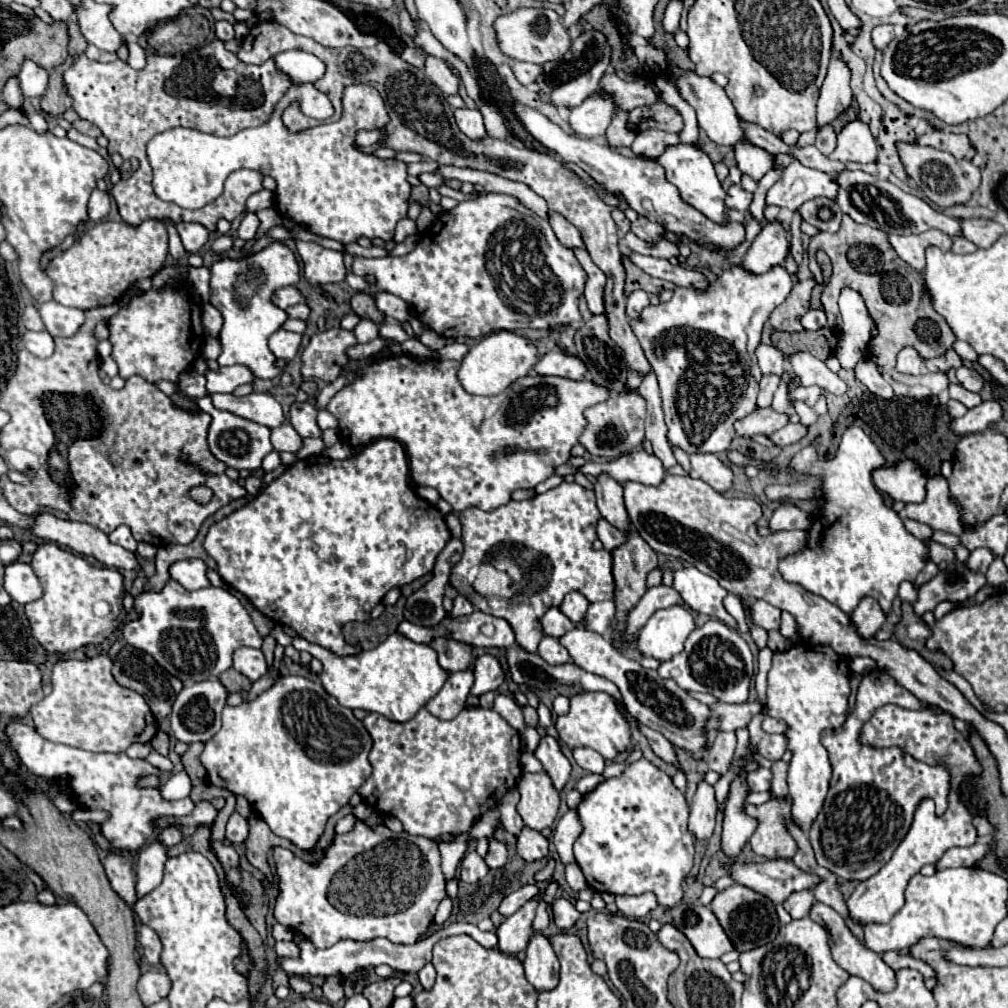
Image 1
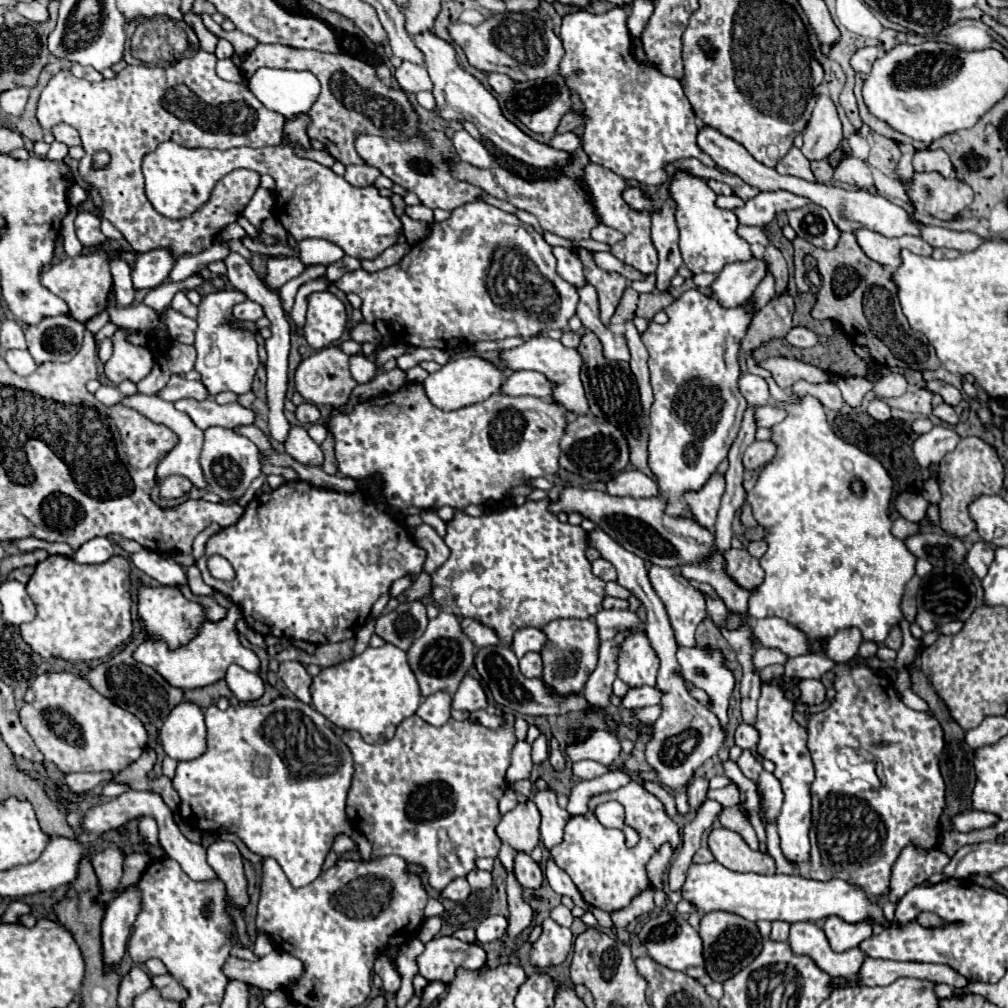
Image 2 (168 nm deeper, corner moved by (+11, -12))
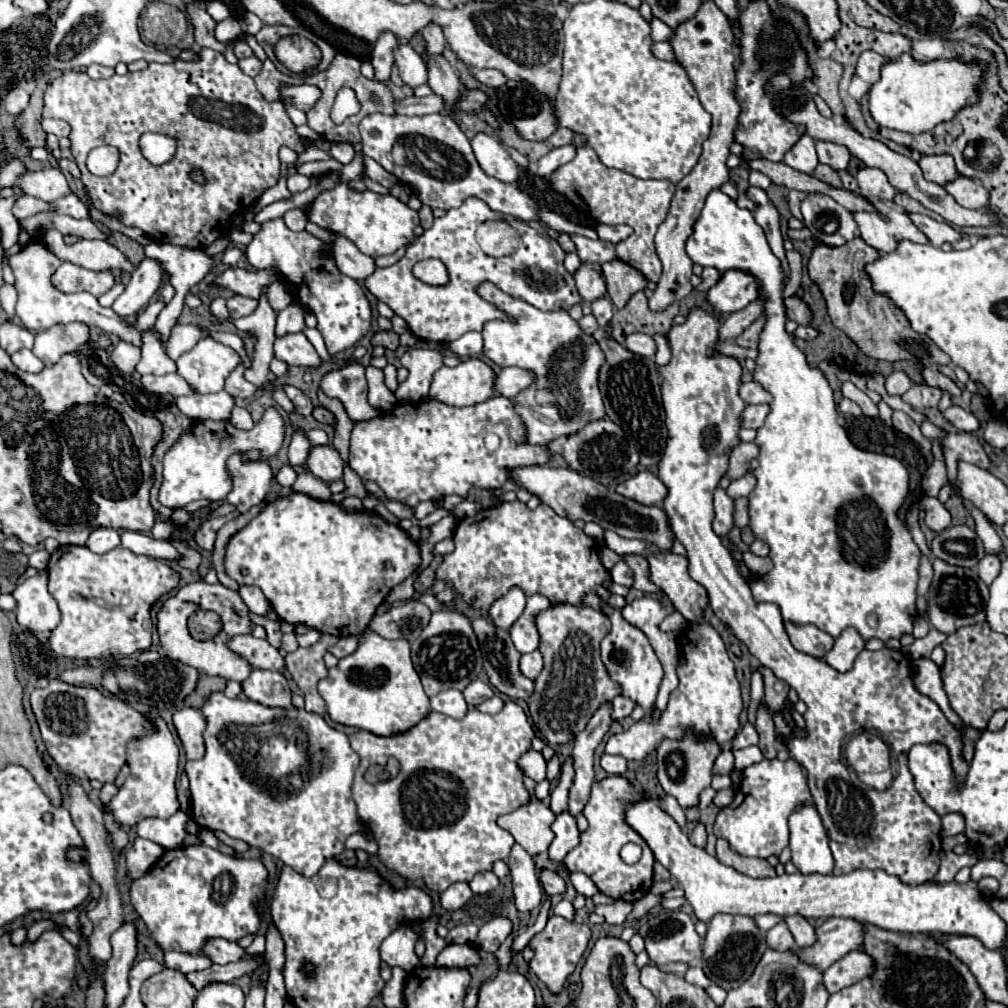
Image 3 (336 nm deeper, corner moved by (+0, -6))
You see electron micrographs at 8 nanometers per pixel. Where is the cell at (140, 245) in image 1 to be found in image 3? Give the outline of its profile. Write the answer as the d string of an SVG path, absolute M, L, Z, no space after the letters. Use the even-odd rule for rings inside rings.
M63 262L55 270L51 282L61 292L89 292L93 296L101 296L115 286L115 276L111 270L95 272L75 266L73 262Z

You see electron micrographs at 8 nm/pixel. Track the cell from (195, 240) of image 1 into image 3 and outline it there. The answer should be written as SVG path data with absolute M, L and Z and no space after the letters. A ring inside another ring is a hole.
M143 258L141 264L133 270L125 286L125 292L115 300L111 308L119 316L135 314L143 306L147 306L147 302L157 294L157 290L163 284L163 274L165 274L165 268L161 262L153 258Z

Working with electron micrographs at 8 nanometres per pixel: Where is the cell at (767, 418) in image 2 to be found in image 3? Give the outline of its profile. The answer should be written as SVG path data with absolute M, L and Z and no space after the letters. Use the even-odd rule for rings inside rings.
M757 404L757 406L747 406L745 410L743 410L743 414L741 414L741 426L743 428L759 428L759 426L763 426L763 422L765 422L765 418L767 418L767 414L769 414L769 406L767 404Z

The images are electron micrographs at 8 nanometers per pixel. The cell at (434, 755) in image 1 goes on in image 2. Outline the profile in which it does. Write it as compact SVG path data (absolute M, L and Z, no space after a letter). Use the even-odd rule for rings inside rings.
M414 714L406 718L398 726L394 738L384 744L366 744L362 736L352 730L342 734L342 742L350 748L354 758L354 776L348 790L346 814L352 826L370 840L372 858L396 854L404 858L406 864L418 864L428 874L430 886L434 890L442 890L452 880L474 870L478 858L498 856L502 846L494 830L500 822L498 800L508 790L506 768L510 766L510 752L516 744L516 716L504 714L502 720L504 724L498 730L472 720L458 722L454 718L436 728Z

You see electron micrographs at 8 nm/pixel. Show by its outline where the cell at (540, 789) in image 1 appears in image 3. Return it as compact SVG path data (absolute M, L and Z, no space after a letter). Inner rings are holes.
M531 800L529 804L519 806L519 810L501 816L497 822L531 856L537 856L539 852L547 850L553 840L553 832L549 828L553 820L555 814L549 806L545 806L541 800Z

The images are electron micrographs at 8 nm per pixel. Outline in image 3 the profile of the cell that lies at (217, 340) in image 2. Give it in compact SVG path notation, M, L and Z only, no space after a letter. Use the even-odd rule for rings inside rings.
M207 336L177 360L177 374L181 374L201 394L219 392L223 390L225 378L239 364L241 356L233 348Z

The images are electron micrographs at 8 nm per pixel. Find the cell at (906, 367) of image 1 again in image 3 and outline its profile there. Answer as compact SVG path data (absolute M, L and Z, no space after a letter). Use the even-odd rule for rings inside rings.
M893 372L893 374L887 378L885 388L887 388L889 394L901 396L901 394L905 394L905 392L911 388L911 380L909 380L909 376L907 376L905 372Z

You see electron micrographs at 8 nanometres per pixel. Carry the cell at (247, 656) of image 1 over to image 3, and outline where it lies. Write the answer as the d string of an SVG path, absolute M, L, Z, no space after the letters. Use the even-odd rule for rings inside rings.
M253 670L243 682L243 694L249 700L267 704L267 706L291 706L291 690L281 672L271 670Z

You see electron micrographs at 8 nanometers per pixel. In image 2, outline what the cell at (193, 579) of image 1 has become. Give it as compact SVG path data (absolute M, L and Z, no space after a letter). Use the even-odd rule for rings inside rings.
M140 550L136 554L130 556L132 564L136 568L140 568L142 572L146 572L148 576L152 576L154 580L166 584L166 586L180 586L186 584L186 572L182 570L180 564L176 564L170 558L160 556L158 552L152 550Z

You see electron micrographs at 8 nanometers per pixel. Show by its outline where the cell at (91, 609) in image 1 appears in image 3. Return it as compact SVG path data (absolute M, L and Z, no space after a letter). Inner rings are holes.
M59 546L47 566L49 590L61 610L61 622L51 630L49 646L55 654L67 658L125 658L133 652L147 650L151 646L151 604L165 592L173 590L179 582L179 574L169 568L167 562L133 554L131 550L117 546L107 554L93 554L87 546Z

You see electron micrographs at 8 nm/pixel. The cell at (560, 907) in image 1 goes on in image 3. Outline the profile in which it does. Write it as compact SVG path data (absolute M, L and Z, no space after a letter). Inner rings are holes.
M551 916L545 930L535 934L531 940L531 946L535 948L535 956L529 962L529 968L549 986L549 990L553 994L557 994L557 992L561 992L561 986L567 980L567 976L575 970L577 962L581 960L581 956L589 944L589 938L591 938L589 926L565 920L561 916Z

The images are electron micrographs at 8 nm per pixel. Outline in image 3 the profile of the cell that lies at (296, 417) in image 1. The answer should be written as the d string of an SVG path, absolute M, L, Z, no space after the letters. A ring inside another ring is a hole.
M311 446L307 470L325 482L333 482L343 474L343 460L333 446Z

